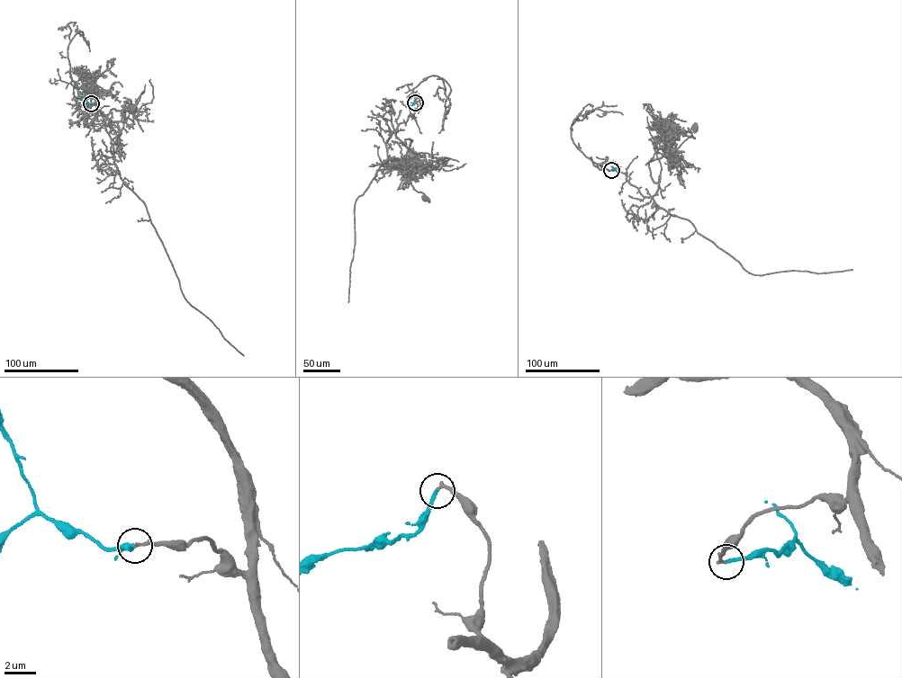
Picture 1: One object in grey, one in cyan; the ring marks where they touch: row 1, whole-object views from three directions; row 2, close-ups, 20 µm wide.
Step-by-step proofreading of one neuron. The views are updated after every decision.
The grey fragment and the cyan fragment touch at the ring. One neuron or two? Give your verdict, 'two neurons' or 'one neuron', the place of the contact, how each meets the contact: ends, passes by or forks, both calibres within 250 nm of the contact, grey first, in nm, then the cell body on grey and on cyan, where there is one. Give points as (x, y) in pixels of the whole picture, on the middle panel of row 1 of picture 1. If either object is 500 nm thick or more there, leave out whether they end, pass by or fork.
one neuron | (415, 102) | grey ends | cyan ends | 190/200 nm | grey (424, 199) | cyan none

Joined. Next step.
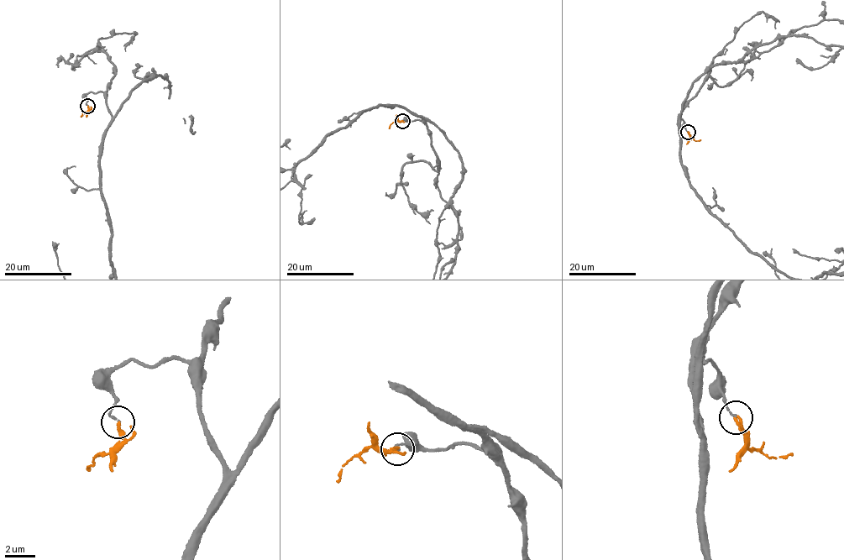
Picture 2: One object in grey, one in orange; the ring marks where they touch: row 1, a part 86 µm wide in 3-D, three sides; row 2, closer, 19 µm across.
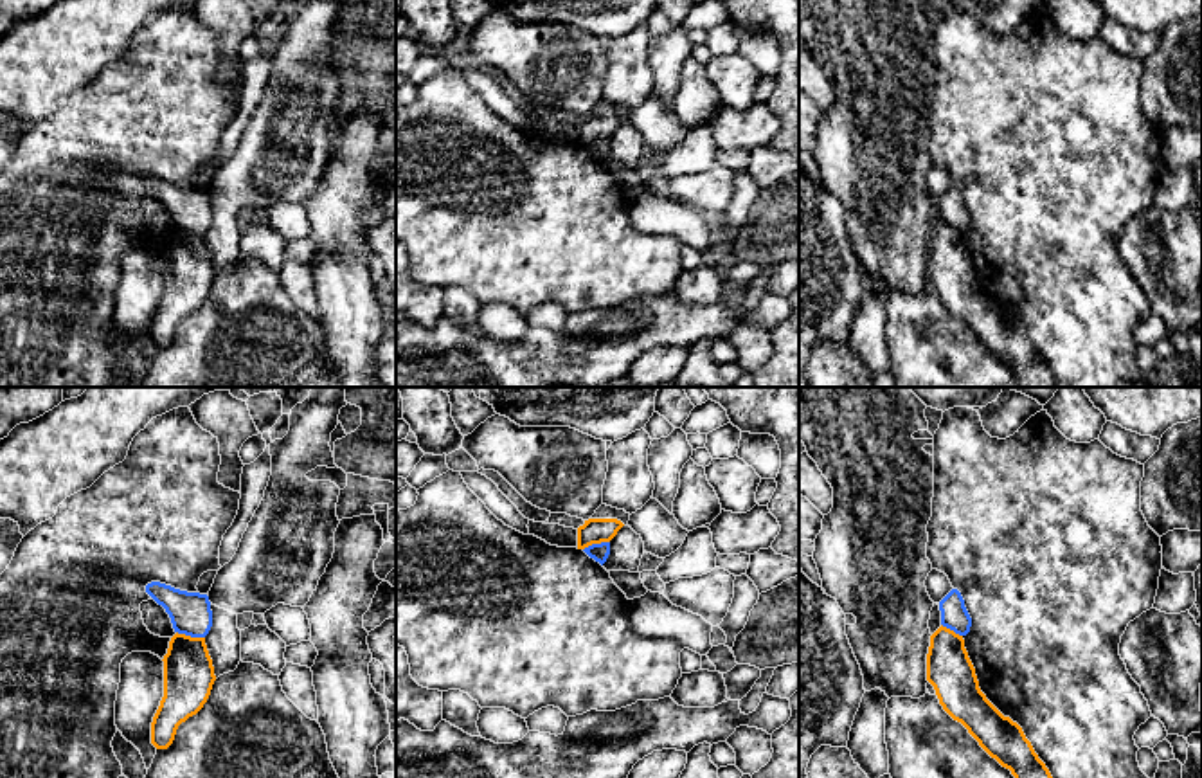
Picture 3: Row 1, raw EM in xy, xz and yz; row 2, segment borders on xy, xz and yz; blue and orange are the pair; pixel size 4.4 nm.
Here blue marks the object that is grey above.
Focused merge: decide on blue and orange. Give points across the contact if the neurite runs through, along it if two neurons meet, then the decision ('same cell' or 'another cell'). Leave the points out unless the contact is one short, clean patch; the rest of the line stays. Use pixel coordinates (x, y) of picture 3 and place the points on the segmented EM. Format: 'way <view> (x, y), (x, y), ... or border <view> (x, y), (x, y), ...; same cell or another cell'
border xy (177, 631), (204, 638); another cell

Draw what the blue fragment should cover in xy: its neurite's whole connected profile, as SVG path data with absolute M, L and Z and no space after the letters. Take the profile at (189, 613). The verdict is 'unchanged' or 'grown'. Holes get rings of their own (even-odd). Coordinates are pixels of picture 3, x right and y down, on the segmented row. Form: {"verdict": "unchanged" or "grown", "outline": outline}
{"verdict": "unchanged", "outline": "M151 582L146 593L166 609L173 629L191 638L205 638L212 627L212 611L207 594L187 593L171 585Z"}

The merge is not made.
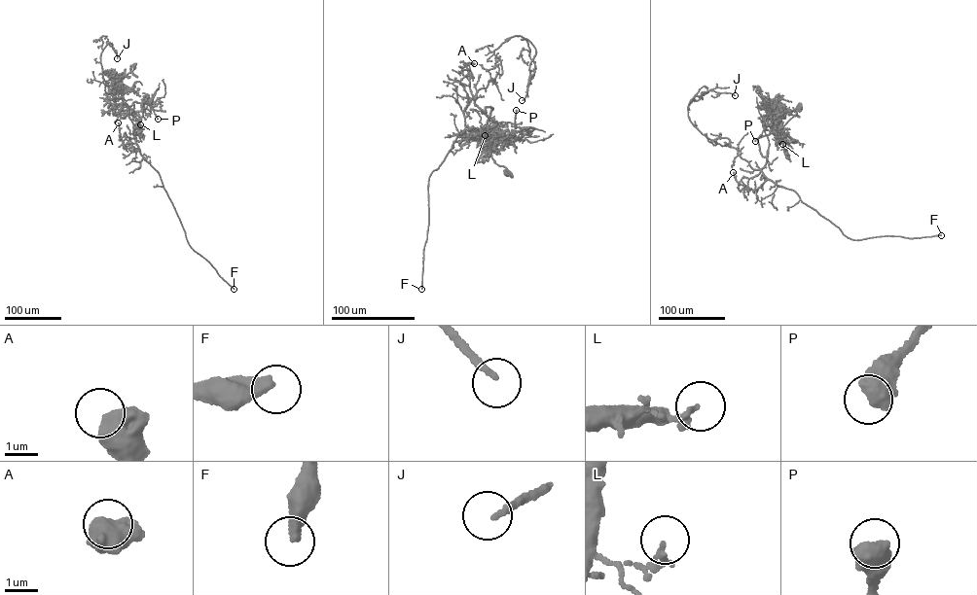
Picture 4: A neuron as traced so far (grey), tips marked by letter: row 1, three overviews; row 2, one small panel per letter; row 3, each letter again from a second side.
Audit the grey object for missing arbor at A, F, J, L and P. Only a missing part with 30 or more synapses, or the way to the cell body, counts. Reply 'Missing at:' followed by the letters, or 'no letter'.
Missing at: F

